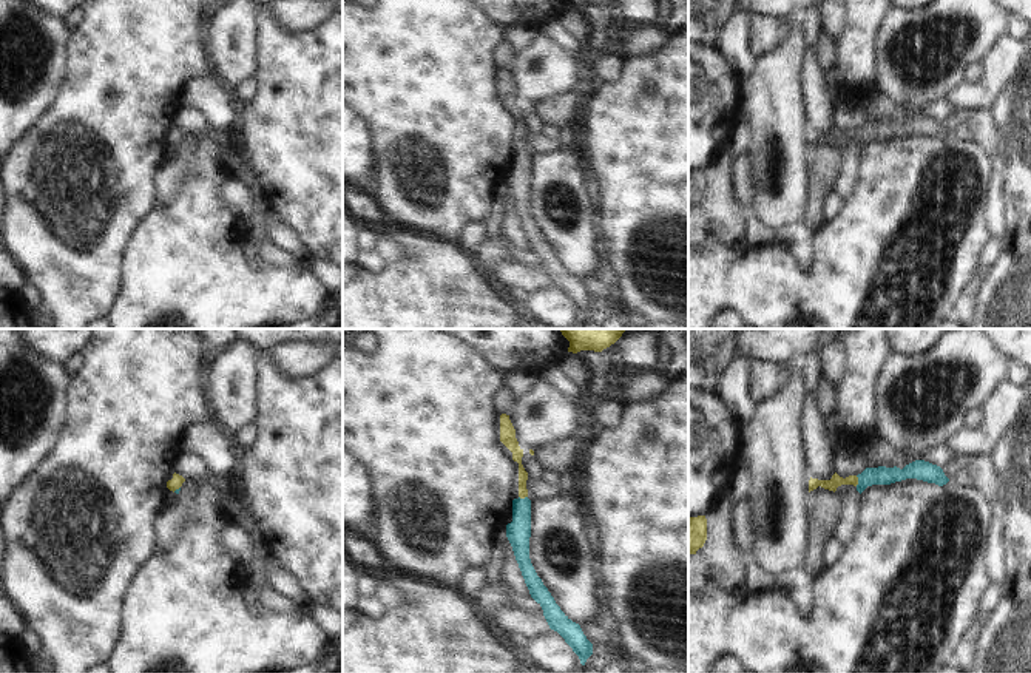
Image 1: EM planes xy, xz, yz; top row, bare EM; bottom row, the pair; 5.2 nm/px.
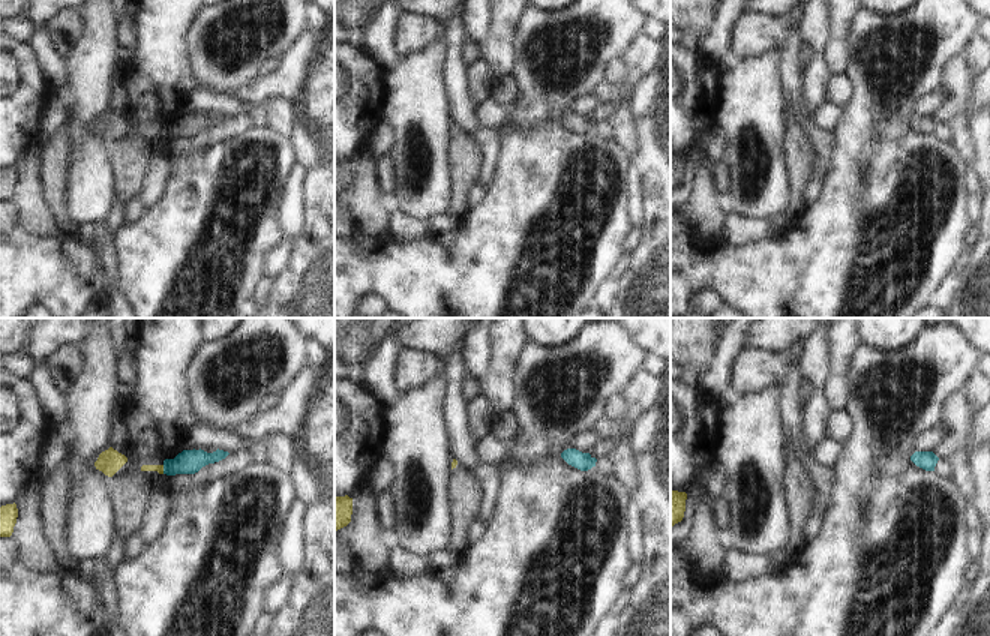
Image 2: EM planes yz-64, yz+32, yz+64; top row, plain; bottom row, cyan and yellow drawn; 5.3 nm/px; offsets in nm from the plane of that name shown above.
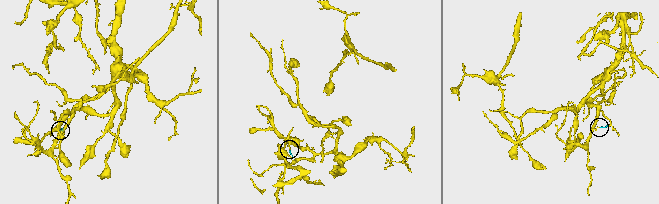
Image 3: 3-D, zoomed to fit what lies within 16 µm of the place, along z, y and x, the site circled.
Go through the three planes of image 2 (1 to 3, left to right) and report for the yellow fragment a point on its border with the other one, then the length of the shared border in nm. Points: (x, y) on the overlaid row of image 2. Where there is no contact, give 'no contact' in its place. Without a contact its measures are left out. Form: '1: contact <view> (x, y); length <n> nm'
1: contact yz-64 (164, 470); length 50 nm
2: no contact
3: no contact

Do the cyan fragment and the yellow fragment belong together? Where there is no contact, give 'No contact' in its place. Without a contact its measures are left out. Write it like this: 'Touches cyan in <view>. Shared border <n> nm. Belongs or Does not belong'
Touches cyan in yz. Shared border 60 nm. Belongs

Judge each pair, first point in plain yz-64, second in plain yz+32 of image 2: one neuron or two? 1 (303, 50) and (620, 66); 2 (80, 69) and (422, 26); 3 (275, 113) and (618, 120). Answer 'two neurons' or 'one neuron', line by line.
1: two neurons
2: two neurons
3: one neuron

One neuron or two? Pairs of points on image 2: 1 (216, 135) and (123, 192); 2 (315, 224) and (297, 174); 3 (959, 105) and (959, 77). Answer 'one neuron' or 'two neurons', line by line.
1: two neurons
2: two neurons
3: one neuron

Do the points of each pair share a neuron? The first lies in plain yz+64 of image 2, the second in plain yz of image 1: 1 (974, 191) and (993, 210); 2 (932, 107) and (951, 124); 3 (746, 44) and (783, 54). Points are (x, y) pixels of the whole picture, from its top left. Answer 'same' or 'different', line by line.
1: same
2: different
3: different

